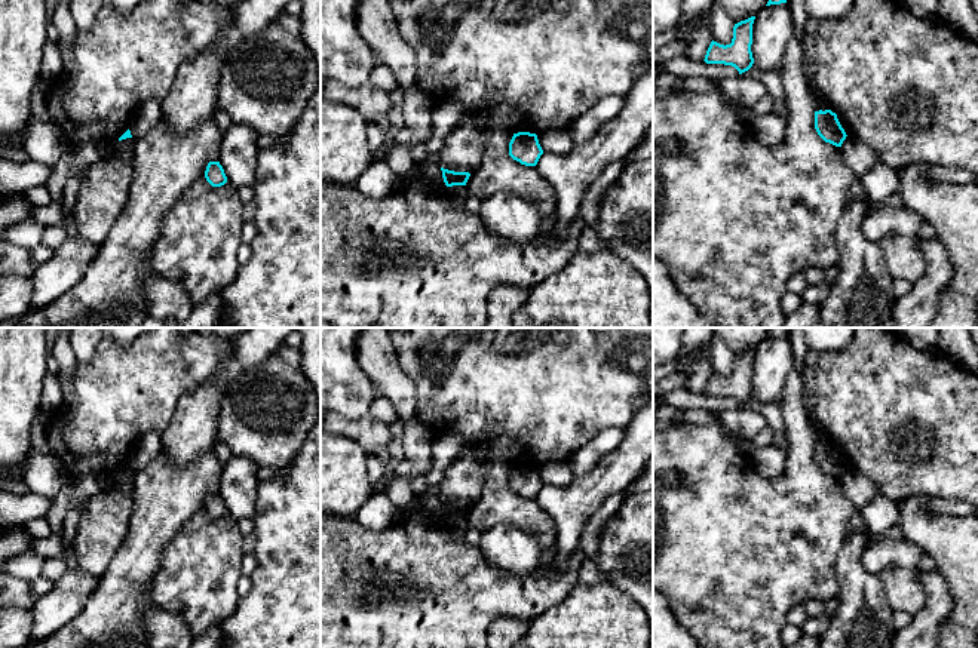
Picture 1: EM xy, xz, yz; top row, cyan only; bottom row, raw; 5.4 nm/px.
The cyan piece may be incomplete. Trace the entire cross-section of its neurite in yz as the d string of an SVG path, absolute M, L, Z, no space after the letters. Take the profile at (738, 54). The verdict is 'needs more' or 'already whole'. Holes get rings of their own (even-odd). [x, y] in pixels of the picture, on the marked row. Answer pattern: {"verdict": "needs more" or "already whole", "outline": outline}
{"verdict": "already whole", "outline": "M751 16L735 24L730 44L724 46L712 40L703 61L706 64L732 65L739 74L748 71L754 64L751 52L754 19L755 16Z"}

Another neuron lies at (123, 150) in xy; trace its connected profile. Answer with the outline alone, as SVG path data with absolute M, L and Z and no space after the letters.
M126 138L126 139L114 142L114 148L113 148L111 156L119 159L120 162L132 162L134 144L135 144L134 138Z

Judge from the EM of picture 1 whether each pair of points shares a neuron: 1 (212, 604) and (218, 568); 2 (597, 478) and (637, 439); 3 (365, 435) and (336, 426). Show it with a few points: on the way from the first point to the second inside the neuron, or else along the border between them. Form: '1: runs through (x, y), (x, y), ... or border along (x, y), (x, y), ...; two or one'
1: runs through (207, 595), (207, 580), (209, 577); one
2: runs through (607, 472), (629, 450); one
3: runs through (358, 430), (343, 426); one

